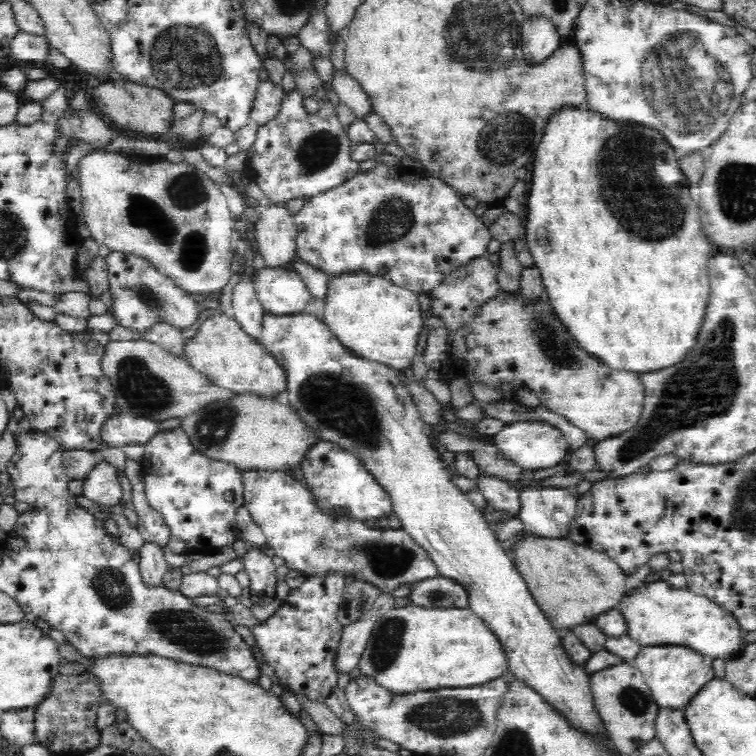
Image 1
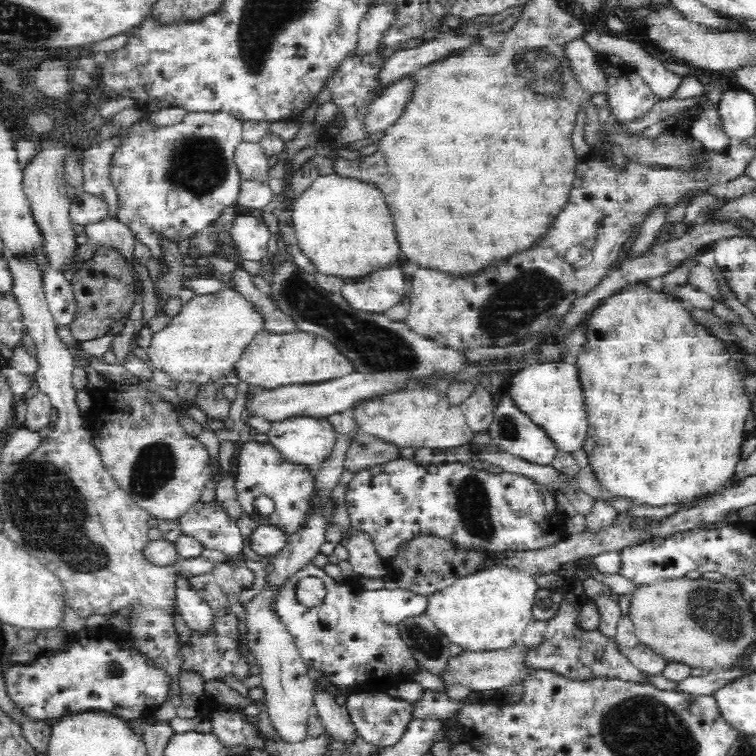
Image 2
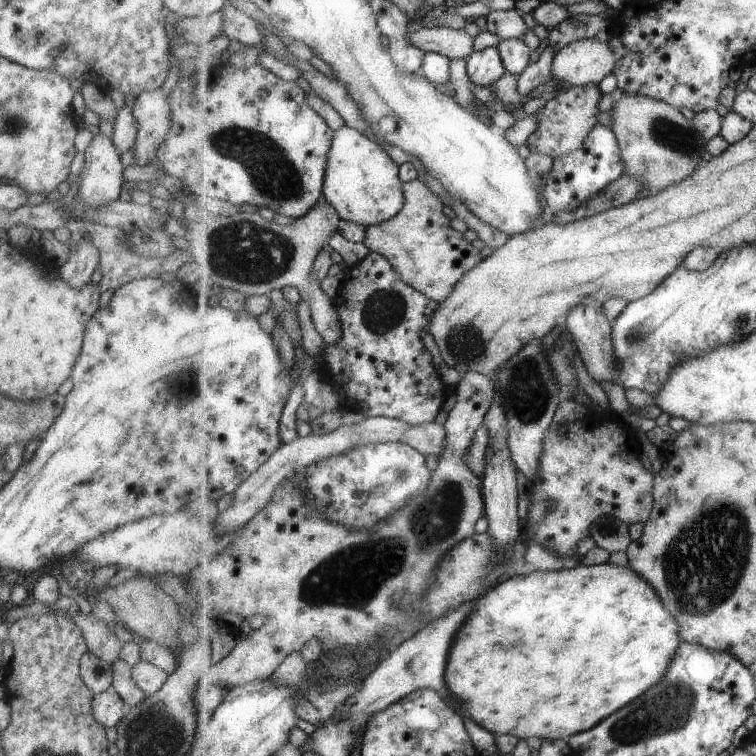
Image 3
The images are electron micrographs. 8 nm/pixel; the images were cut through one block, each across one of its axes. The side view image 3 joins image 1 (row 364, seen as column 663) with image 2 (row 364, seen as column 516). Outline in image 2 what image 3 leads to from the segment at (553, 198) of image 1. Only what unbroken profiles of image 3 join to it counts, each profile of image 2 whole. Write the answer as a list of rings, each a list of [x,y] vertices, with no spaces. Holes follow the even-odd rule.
[[[635,283],[626,286],[618,294],[606,298],[598,308],[592,311],[586,322],[586,342],[577,350],[575,364],[582,384],[588,410],[588,432],[583,449],[589,458],[589,465],[602,485],[605,494],[626,498],[633,505],[662,507],[665,505],[683,505],[704,496],[722,493],[730,480],[734,478],[736,466],[742,454],[742,442],[746,439],[746,420],[751,414],[752,401],[744,391],[745,375],[738,369],[737,361],[727,351],[724,341],[718,339],[707,328],[696,322],[682,301],[676,295],[668,295],[657,284]]]

